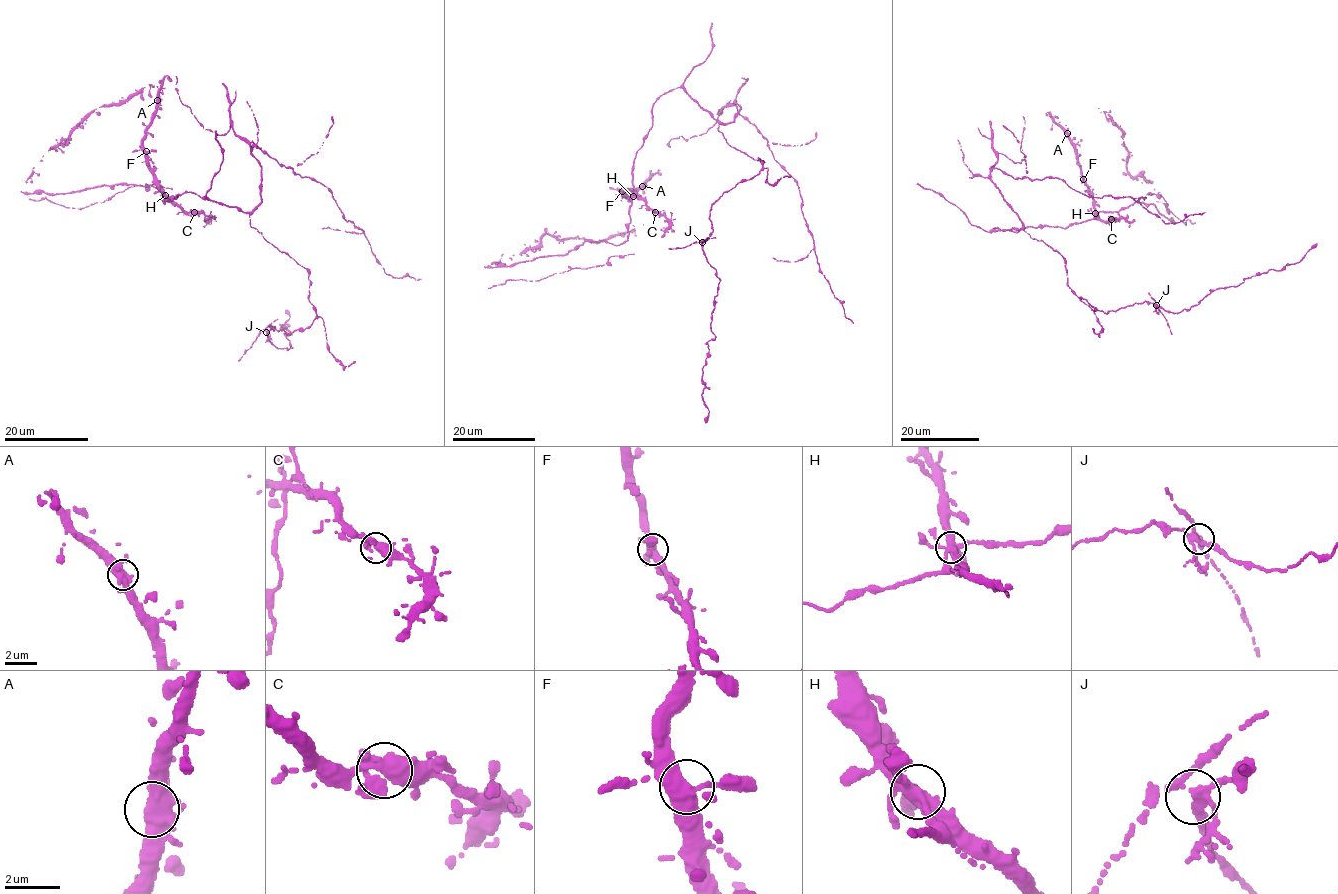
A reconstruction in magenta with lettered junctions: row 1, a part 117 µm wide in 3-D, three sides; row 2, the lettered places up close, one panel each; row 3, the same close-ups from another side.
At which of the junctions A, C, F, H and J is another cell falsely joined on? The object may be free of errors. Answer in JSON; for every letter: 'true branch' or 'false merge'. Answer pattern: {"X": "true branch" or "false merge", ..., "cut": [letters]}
{"A": "true branch", "C": "true branch", "F": "true branch", "H": "true branch", "J": "true branch", "cut": []}

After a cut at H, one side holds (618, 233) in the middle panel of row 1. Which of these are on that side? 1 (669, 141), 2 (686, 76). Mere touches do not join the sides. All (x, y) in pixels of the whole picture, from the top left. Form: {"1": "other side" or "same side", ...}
{"1": "same side", "2": "same side"}

